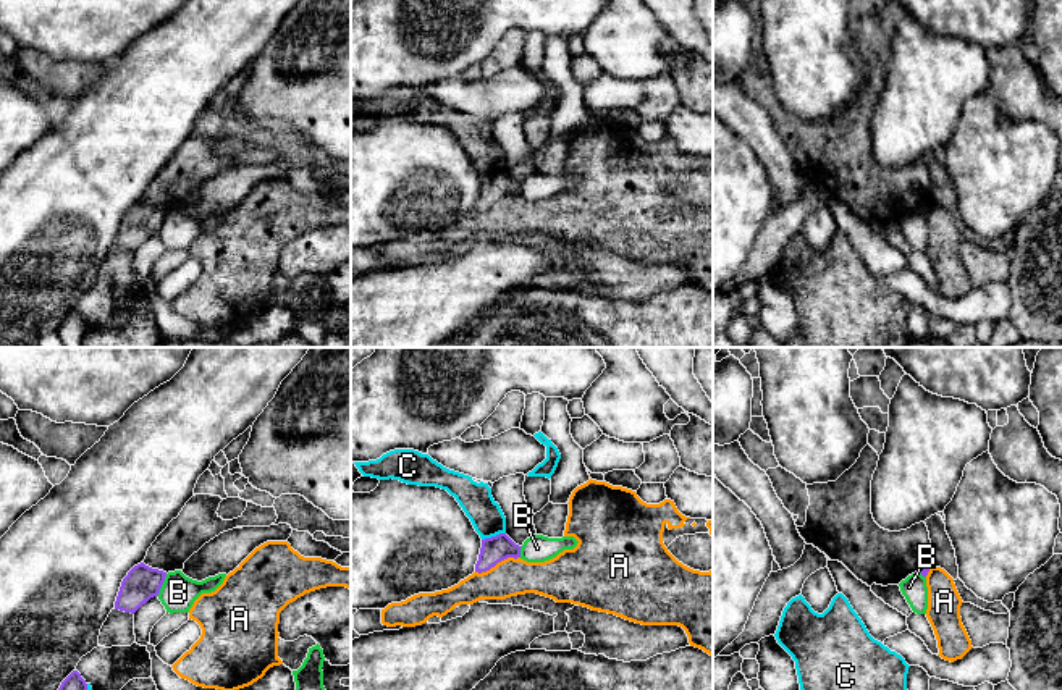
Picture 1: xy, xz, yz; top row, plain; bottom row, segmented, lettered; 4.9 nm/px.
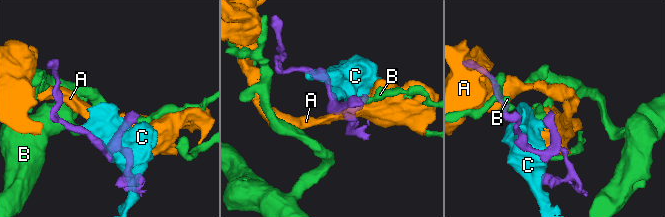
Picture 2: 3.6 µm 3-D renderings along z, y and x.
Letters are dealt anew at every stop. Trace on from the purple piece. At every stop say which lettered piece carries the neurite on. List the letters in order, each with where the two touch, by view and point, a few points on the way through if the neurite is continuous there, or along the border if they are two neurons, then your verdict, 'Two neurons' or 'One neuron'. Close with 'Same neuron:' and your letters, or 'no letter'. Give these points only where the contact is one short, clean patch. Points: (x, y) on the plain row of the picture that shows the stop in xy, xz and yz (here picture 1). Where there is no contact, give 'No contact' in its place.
A: Touches purple at xz (497, 201). Boundary: xz (519, 194), (501, 197), (488, 207), (476, 210). Two neurons
B: Touches purple at xy (162, 222). Boundary: xy (167, 212), (157, 233). Two neurons
C: Touches purple at xz (493, 175). Two neurons
Same neuron: no letter

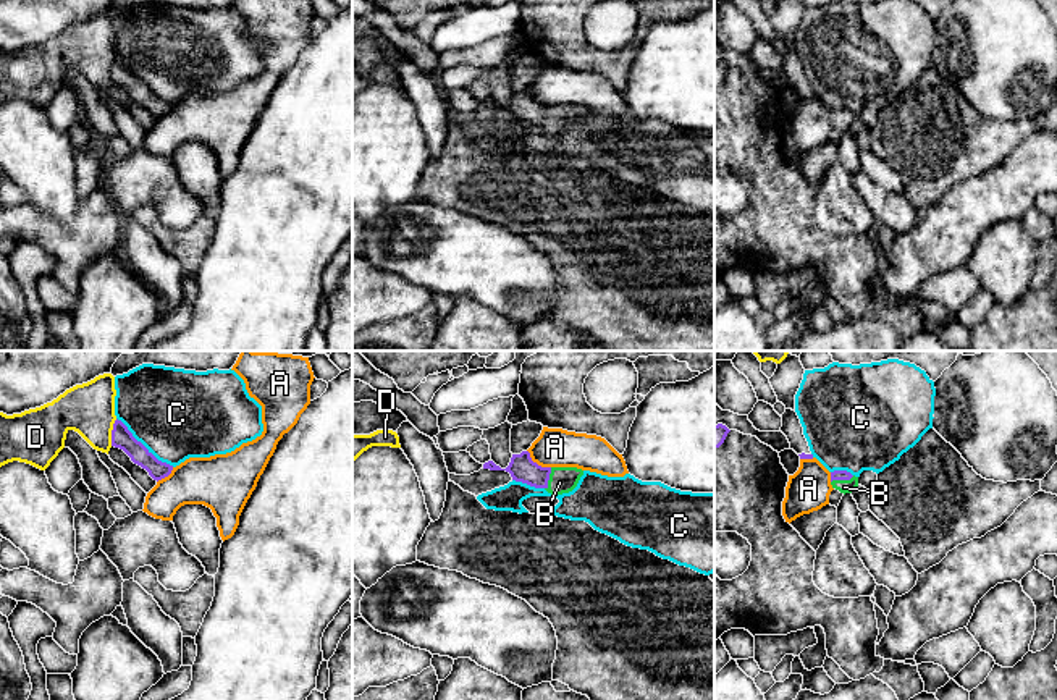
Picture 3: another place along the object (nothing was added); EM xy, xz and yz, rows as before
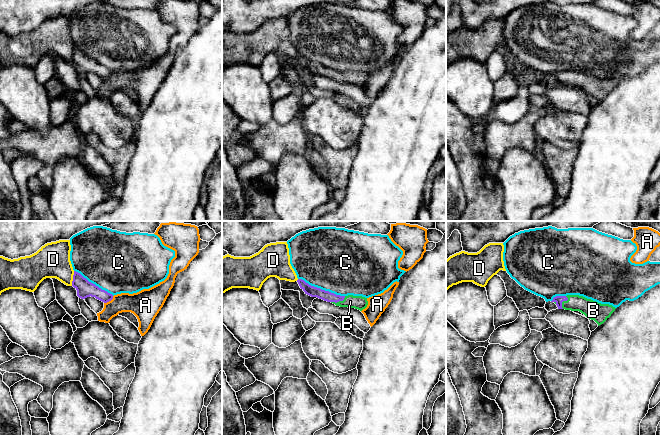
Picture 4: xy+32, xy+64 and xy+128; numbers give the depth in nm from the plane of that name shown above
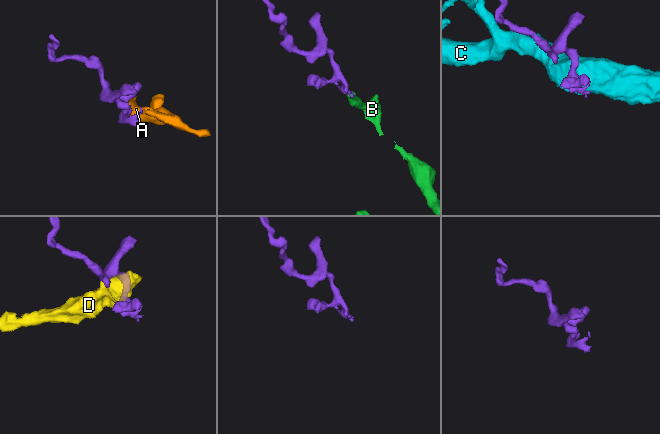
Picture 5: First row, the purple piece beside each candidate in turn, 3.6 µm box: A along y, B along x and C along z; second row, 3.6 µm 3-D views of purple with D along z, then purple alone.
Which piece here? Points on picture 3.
A: Touches purple at xz (535, 101). Boundary: xz (527, 88), (534, 99), (550, 105). Two neurons
B: Touches purple at xz (548, 117). Path across: xz (521, 105), (548, 117), (561, 118). One neuron
C: Touches purple at xy (143, 83). Two neurons
D: Touches purple at xy (112, 70). Two neurons
Same neuron: B

